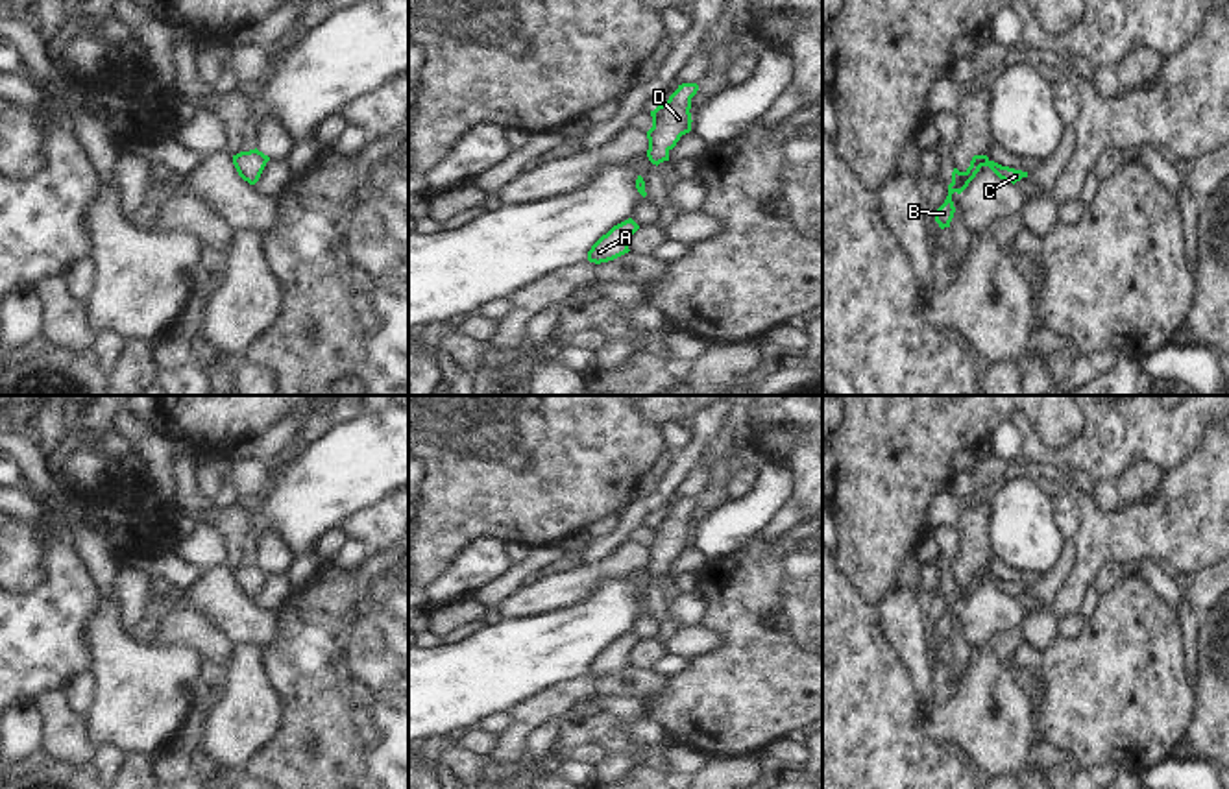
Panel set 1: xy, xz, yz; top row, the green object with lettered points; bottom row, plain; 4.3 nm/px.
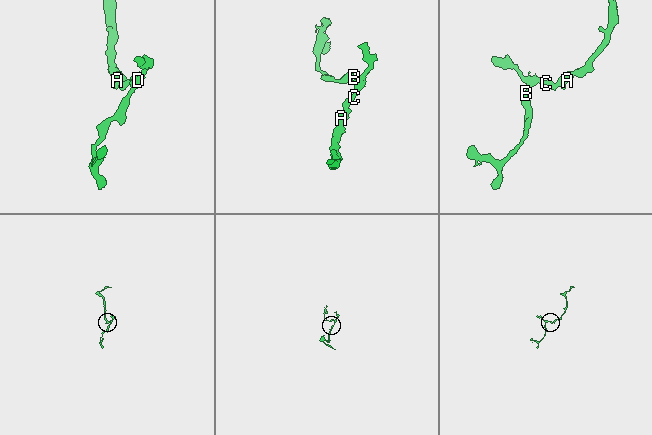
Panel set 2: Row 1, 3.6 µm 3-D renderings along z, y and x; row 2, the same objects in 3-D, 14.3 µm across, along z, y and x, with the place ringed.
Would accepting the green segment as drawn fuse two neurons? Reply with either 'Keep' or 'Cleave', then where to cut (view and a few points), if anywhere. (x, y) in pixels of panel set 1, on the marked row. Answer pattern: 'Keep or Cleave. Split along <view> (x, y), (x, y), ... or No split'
Keep. No split

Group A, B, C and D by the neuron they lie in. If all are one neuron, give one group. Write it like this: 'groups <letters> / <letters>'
groups A B C D

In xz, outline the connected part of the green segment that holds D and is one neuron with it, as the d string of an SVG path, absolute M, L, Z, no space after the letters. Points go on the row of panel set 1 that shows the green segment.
M682 83L669 100L651 111L652 127L647 131L647 157L652 164L669 161L669 152L682 135L691 131L691 98L697 94L697 83Z

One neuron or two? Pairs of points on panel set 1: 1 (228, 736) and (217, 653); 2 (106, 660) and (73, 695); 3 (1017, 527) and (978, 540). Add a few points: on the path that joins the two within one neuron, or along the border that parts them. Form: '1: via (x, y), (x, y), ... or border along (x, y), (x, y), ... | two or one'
1: border along (235, 645), (224, 664) | two
2: border along (87, 675), (93, 693), (89, 710), (84, 716) | two
3: border along (985, 503), (989, 512), (987, 534), (998, 557) | two

